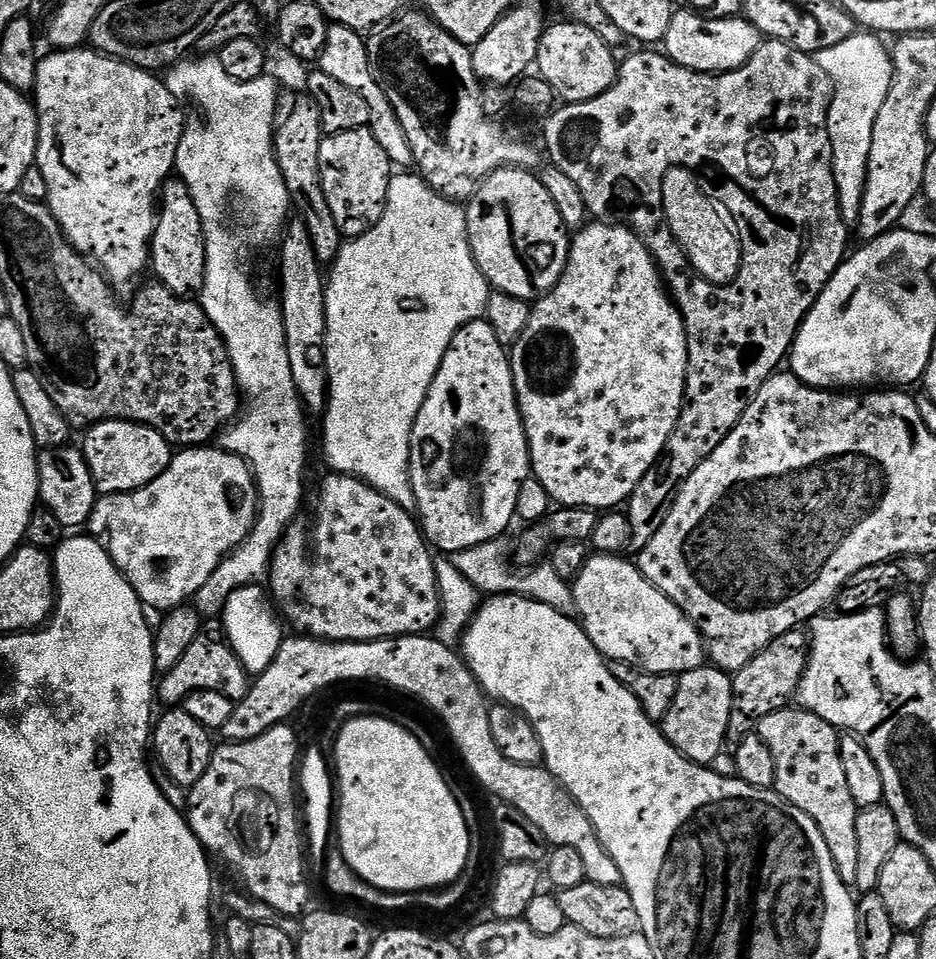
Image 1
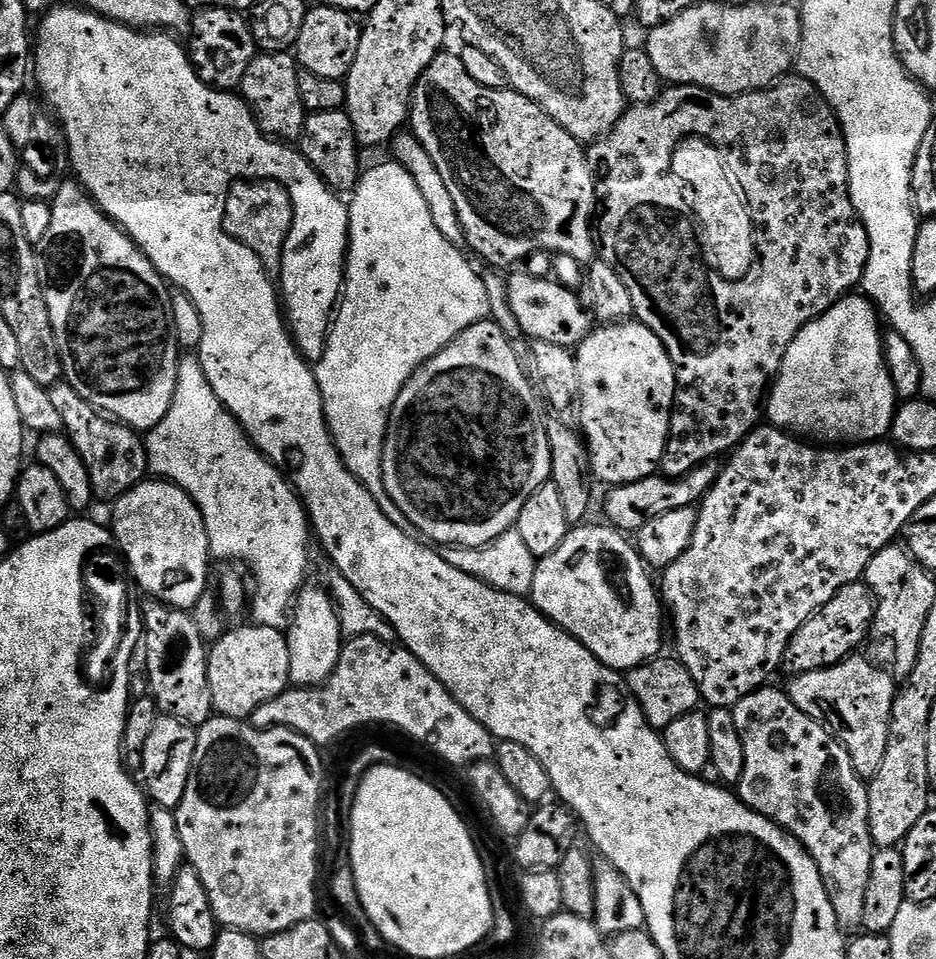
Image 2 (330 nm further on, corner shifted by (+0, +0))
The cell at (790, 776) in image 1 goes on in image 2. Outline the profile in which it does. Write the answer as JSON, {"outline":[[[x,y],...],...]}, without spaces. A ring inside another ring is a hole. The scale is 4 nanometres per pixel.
{"outline":[[[765,686],[759,688],[757,692],[746,694],[746,698],[738,701],[736,707],[732,709],[734,726],[738,726],[738,735],[742,737],[742,750],[746,753],[746,766],[742,766],[742,778],[738,785],[738,795],[741,802],[750,810],[762,814],[766,819],[775,822],[779,828],[789,832],[810,853],[812,861],[815,862],[822,874],[822,882],[830,894],[830,906],[834,906],[834,914],[838,918],[841,929],[848,934],[859,933],[864,926],[862,914],[866,903],[866,882],[870,882],[870,862],[874,851],[874,845],[870,838],[870,798],[868,797],[867,783],[856,773],[854,762],[850,762],[850,754],[846,754],[846,750],[832,737],[831,732],[818,722],[814,722],[814,718],[802,714],[802,710],[798,710],[798,706],[794,706],[792,699],[788,697],[787,691],[780,689],[779,692],[778,689],[772,687]]]}

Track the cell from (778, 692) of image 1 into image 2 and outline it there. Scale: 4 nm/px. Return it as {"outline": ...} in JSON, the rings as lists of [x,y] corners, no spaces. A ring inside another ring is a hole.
{"outline":[[[863,582],[847,584],[813,614],[809,620],[790,638],[786,646],[786,654],[782,658],[780,668],[785,672],[785,677],[791,678],[810,674],[814,670],[822,670],[834,666],[838,662],[848,659],[857,651],[856,648],[868,632],[873,631],[876,622],[876,596],[872,589]]]}

